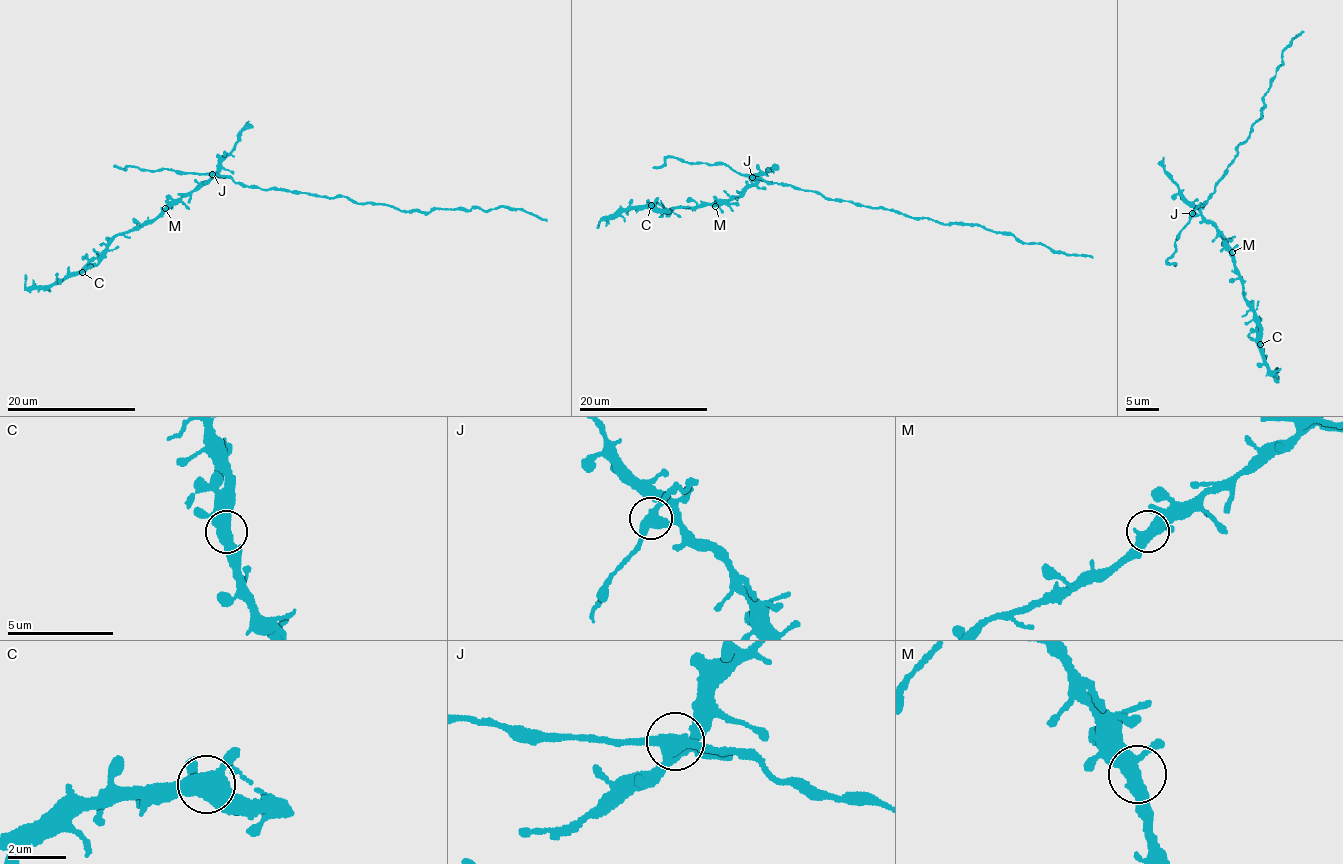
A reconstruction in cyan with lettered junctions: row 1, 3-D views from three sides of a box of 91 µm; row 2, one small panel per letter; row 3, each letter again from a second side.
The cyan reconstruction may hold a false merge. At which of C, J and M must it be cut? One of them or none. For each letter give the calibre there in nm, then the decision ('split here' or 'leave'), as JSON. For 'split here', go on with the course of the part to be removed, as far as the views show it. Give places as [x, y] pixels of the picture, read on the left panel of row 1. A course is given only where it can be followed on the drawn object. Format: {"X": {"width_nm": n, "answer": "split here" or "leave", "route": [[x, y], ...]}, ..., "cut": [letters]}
{"C": {"width_nm": 420, "answer": "leave"}, "J": {"width_nm": 360, "answer": "split here", "route": [[213, 174], [260, 189], [349, 197], [399, 211], [507, 207], [546, 221]]}, "M": {"width_nm": 380, "answer": "leave"}, "cut": ["J"]}

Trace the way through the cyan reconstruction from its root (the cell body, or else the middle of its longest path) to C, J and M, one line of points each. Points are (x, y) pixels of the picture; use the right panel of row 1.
C: (1214, 188), (1212, 197), (1200, 205), (1201, 212), (1214, 226), (1236, 268), (1243, 295), (1257, 323), (1260, 344)
J: (1214, 188), (1212, 197), (1203, 205), (1200, 204), (1193, 213)
M: (1214, 188), (1212, 197), (1200, 205), (1203, 206), (1201, 212), (1232, 252)

